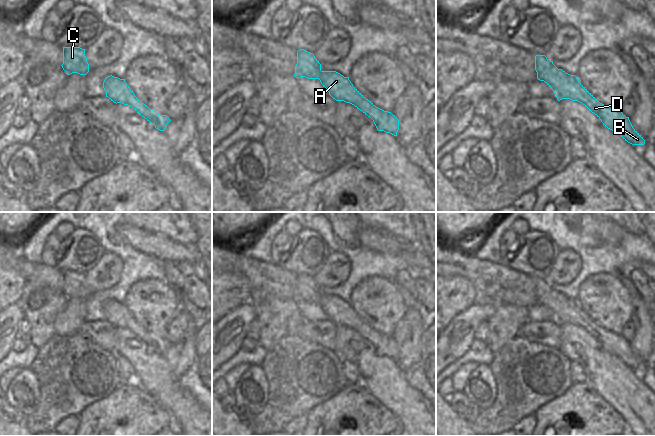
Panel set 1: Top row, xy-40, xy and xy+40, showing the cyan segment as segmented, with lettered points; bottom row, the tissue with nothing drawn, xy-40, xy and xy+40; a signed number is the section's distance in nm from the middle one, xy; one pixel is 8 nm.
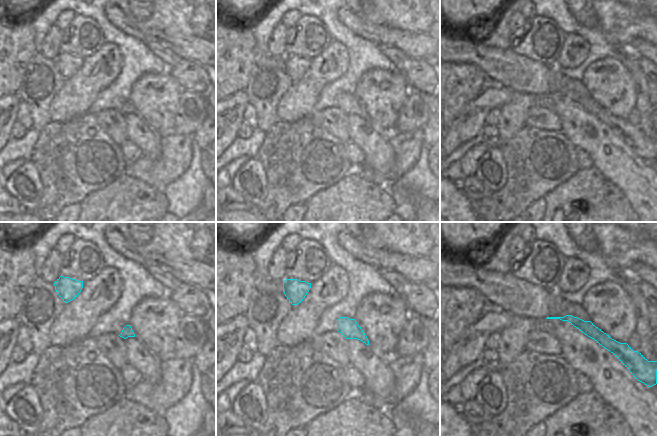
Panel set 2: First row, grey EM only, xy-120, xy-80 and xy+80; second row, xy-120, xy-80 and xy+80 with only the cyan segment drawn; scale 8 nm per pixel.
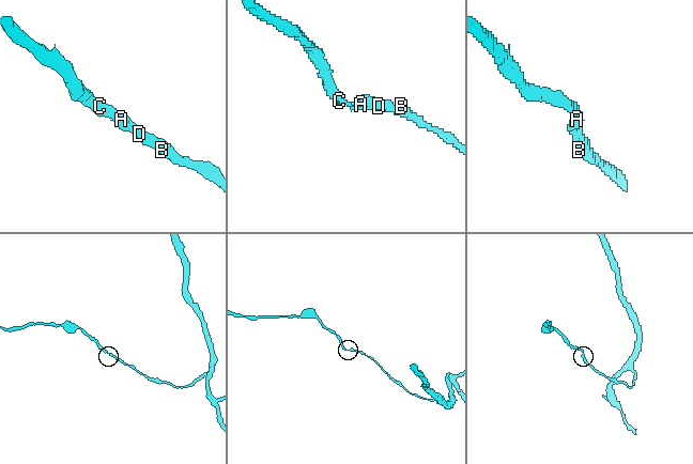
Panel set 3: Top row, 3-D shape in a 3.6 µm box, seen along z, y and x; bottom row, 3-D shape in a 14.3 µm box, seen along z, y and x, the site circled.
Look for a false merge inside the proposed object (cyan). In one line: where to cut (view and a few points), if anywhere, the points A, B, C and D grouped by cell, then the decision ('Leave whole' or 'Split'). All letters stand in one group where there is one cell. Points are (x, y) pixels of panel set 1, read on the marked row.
No split. Groups: A B C D. Leave whole.

